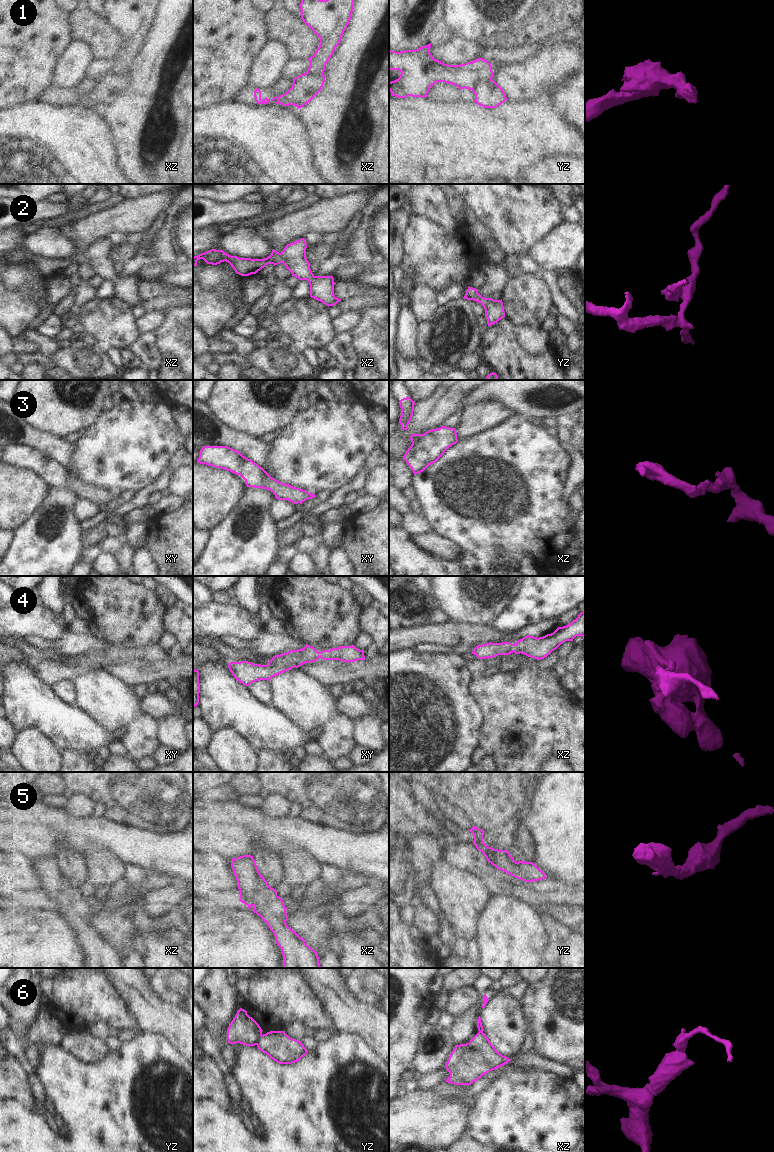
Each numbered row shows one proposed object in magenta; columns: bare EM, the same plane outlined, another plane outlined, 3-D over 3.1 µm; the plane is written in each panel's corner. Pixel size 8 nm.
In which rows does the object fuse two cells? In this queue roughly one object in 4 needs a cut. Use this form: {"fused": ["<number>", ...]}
{"fused": ["1", "6"]}

